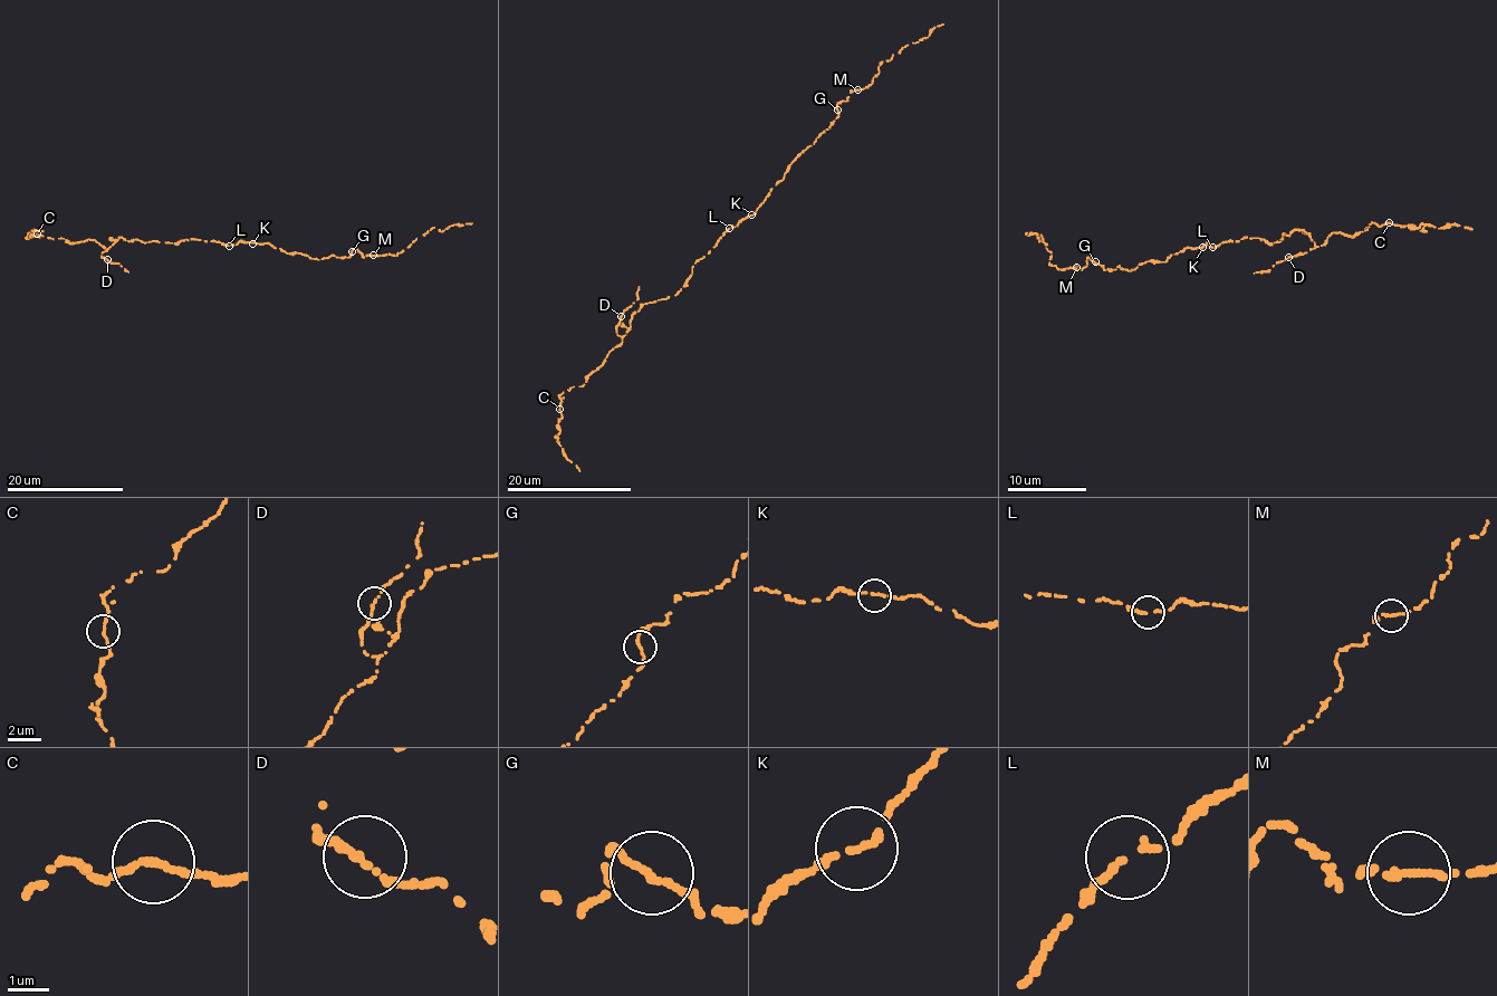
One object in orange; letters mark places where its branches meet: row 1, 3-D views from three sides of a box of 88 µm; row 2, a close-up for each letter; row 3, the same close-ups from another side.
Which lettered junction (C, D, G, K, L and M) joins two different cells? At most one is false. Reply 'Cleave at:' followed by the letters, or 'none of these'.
Cleave at: none of these

